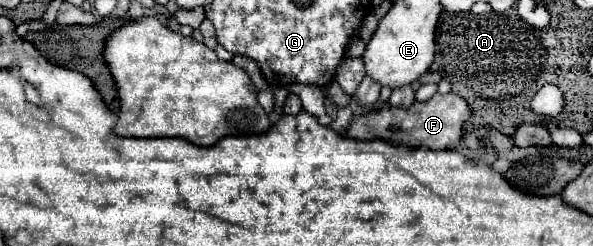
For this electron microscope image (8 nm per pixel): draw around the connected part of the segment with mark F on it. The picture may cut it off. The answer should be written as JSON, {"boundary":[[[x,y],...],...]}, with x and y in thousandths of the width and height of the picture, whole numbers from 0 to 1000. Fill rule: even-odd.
{"boundary":[[[734,378],[723,411],[700,411],[690,443],[666,443],[649,435],[632,459],[619,459],[605,476],[589,524],[585,549],[612,573],[659,573],[659,581],[680,581],[686,598],[723,598],[723,606],[767,606],[777,573],[781,508],[794,484],[794,435],[784,402],[777,402],[767,378]]]}

